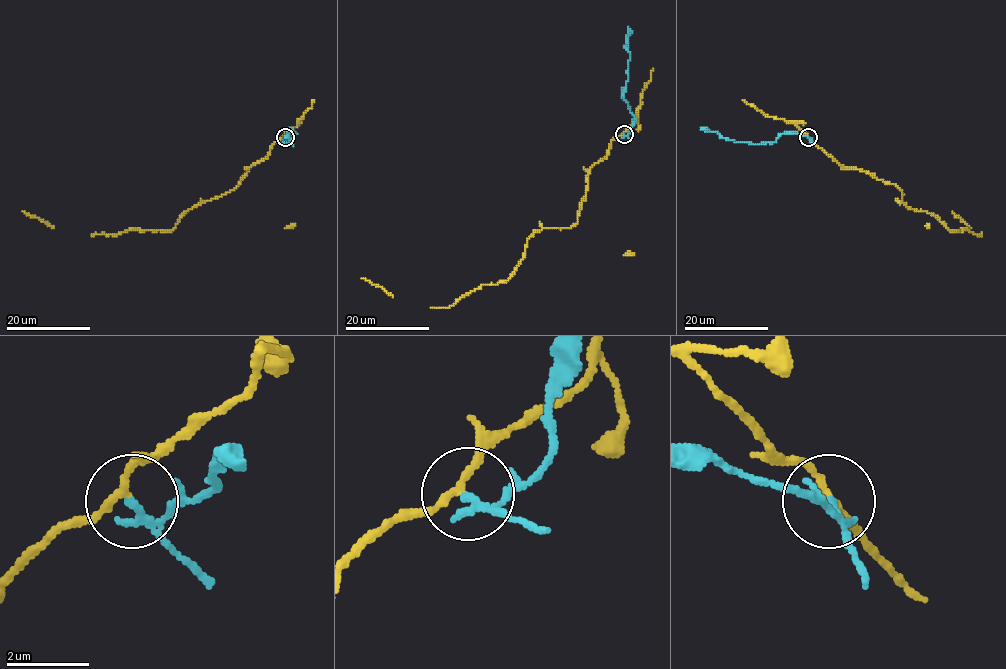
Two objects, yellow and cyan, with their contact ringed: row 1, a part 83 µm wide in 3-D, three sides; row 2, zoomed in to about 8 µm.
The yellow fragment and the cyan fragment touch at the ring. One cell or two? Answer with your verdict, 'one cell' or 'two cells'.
two cells

